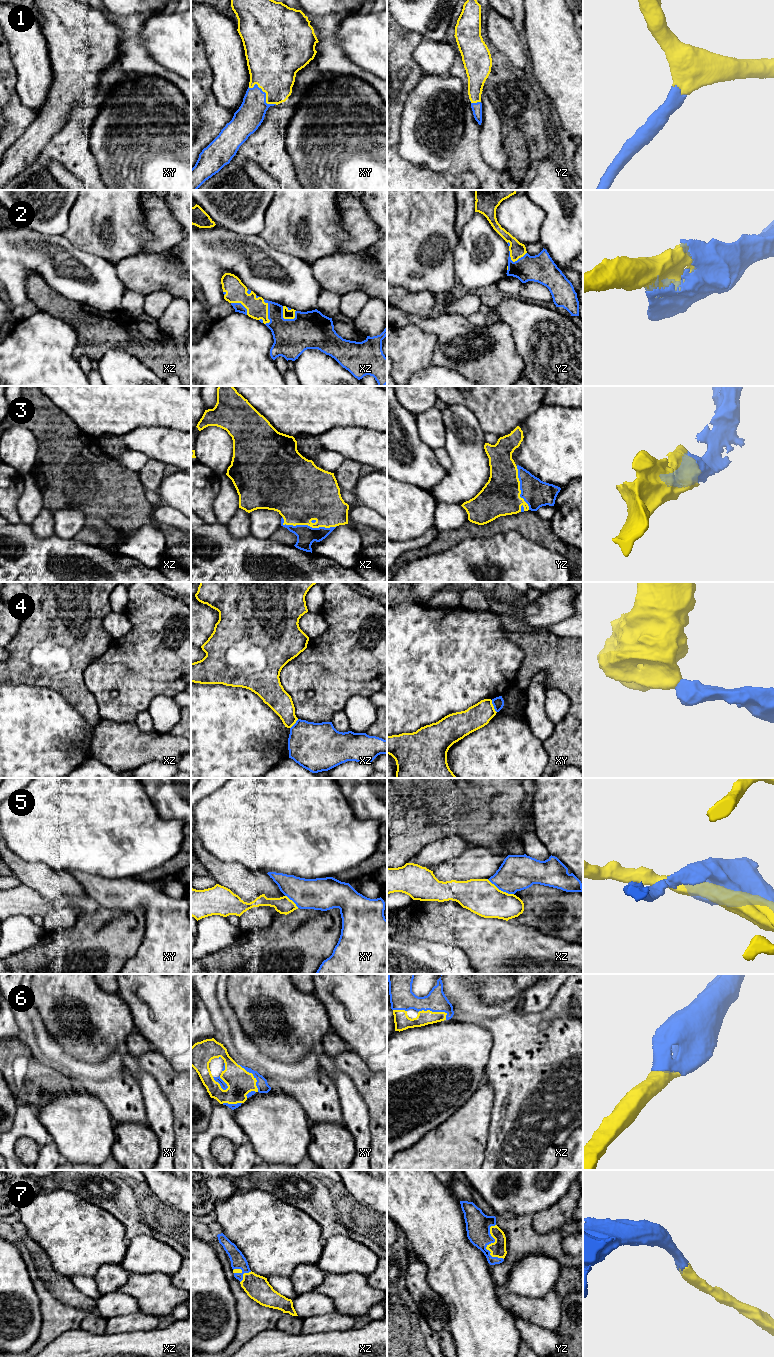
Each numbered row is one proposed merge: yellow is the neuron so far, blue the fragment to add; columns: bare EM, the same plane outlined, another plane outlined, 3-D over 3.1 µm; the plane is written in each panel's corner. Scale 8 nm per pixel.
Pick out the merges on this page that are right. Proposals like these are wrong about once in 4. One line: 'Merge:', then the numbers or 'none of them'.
Merge: 1, 2, 3, 6, 7

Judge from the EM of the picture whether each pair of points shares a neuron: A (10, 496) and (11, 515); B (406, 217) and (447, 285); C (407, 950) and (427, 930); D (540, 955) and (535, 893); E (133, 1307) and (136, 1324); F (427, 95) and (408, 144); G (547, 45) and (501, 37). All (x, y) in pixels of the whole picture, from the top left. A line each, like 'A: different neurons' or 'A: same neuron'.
A: same neuron
B: same neuron
C: different neurons
D: different neurons
E: different neurons
F: same neuron
G: different neurons

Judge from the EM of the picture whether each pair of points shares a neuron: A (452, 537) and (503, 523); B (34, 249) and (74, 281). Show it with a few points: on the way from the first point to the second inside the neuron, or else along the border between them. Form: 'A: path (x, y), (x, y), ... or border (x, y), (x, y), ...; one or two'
A: path (465, 531), (484, 531), (490, 529); one
B: path (44, 251), (64, 271); one

